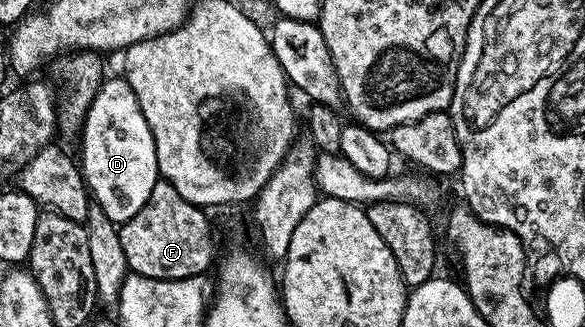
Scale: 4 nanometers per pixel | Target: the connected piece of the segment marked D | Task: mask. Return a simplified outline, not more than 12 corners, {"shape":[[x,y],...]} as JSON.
{"shape":[[125,77],[99,85],[80,131],[89,197],[121,224],[160,175]]}

